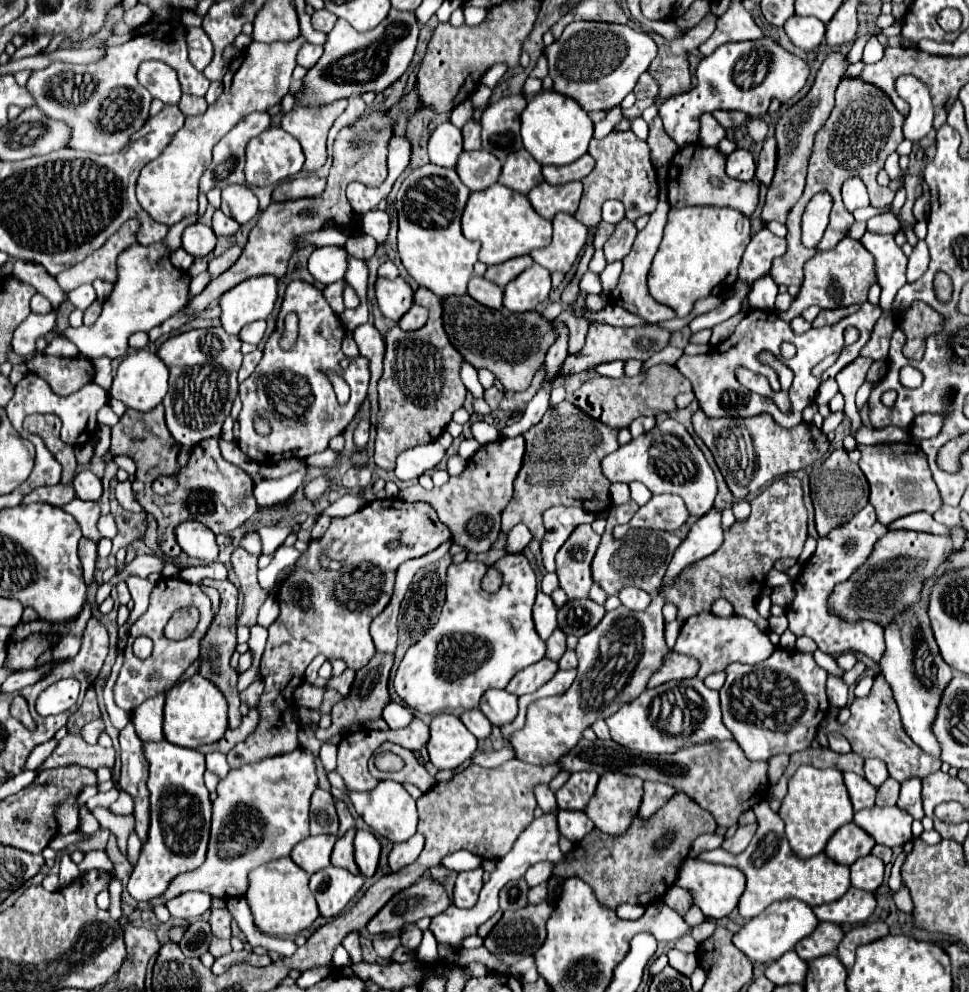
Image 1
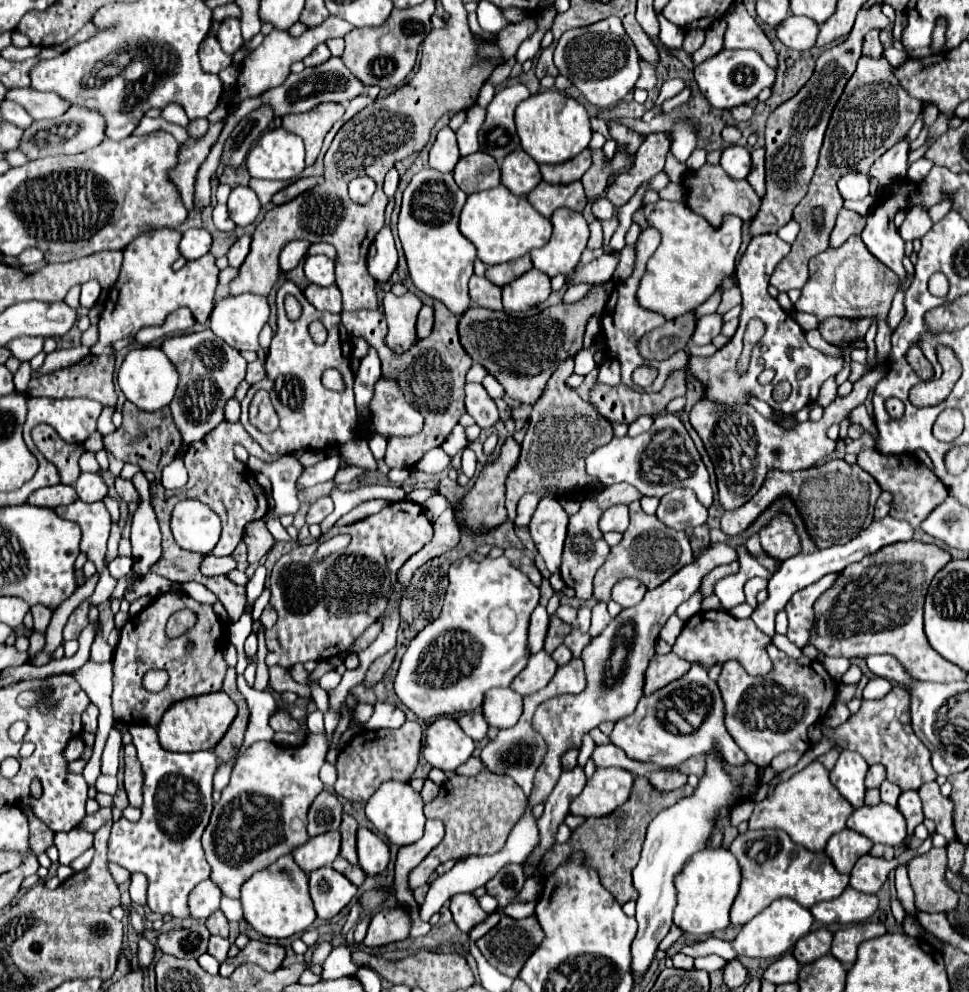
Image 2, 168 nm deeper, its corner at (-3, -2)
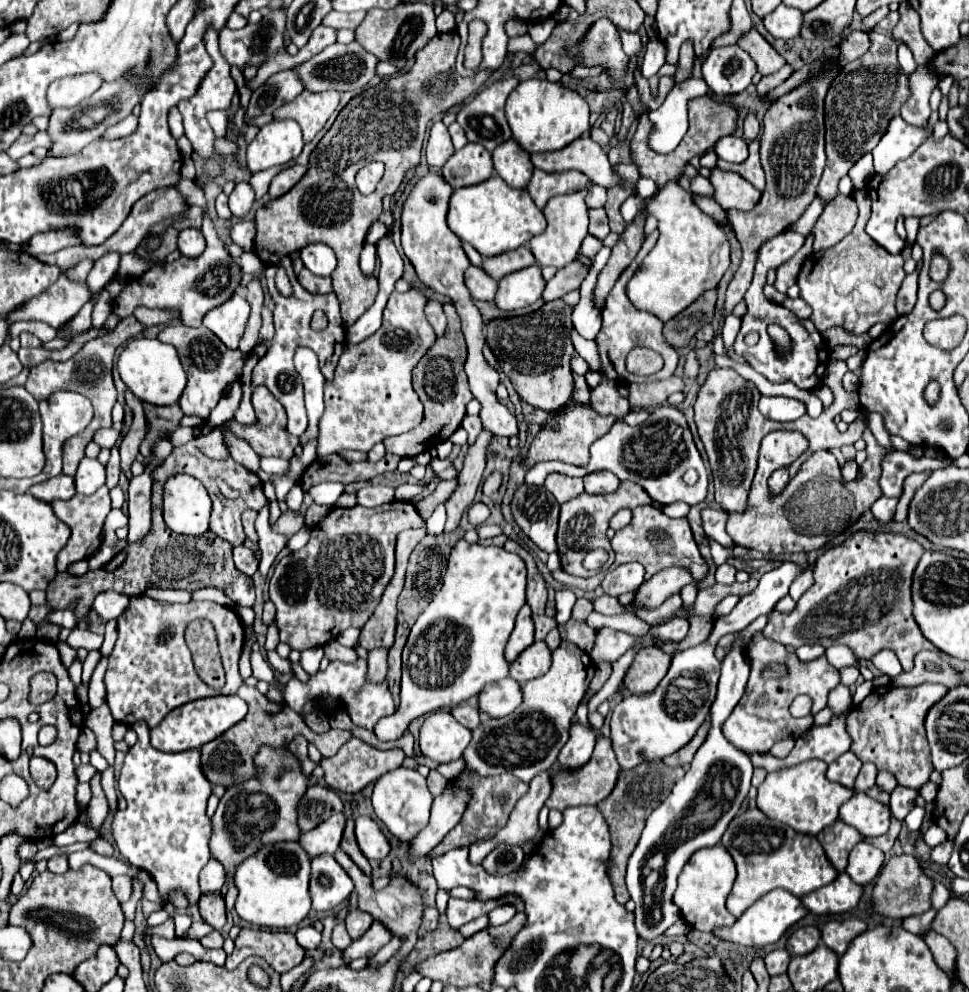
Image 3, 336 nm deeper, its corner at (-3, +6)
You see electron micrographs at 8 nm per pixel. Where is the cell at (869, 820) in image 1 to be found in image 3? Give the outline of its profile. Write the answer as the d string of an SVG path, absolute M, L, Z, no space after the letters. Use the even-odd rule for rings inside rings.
M860 792L840 806L840 820L854 826L866 838L886 834L890 828L890 818L890 806Z

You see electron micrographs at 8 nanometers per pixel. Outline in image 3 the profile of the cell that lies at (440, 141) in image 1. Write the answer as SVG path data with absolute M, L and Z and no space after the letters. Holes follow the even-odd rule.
M436 120L430 130L430 140L426 146L426 158L428 164L434 168L442 168L444 162L454 154L454 146L448 134L448 126L444 126L442 120Z

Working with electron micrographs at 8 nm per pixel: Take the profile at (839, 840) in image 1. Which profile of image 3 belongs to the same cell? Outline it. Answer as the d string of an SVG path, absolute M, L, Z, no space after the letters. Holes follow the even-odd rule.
M836 820L832 826L828 826L826 830L822 830L818 834L818 840L828 856L828 860L832 862L832 866L838 872L844 872L846 864L848 864L848 854L850 850L864 840L864 836L854 828L848 826L842 820Z

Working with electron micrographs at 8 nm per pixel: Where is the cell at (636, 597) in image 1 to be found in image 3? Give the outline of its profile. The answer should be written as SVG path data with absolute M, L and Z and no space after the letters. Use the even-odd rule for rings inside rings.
M638 562L622 564L610 570L602 582L602 588L610 596L620 596L624 592L634 592L644 582L644 568Z

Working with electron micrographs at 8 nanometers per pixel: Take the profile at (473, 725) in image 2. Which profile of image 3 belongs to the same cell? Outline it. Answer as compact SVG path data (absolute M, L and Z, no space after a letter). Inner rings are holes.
M466 704L454 706L454 708L452 708L452 716L454 716L462 726L466 726L466 728L470 728L470 730L478 728L478 724L480 724L478 708L472 708L472 706L466 706Z

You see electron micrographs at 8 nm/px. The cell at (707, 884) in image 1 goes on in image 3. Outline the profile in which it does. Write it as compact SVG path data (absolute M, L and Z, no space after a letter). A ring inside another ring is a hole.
M720 844L694 852L694 856L688 860L682 874L678 876L678 888L674 894L674 904L680 908L686 924L702 932L714 932L718 928L732 926L736 918L728 912L726 898L730 894L734 878L736 878L734 860Z

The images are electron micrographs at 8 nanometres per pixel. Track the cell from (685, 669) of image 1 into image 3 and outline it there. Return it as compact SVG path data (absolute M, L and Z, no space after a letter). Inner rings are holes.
M654 646L642 648L624 676L628 692L630 694L652 692L656 684L660 684L660 680L666 676L670 668L670 660L672 660L672 654L666 654L660 648L654 648Z

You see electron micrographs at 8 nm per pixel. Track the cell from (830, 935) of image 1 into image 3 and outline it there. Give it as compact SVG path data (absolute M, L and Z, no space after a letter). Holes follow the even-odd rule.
M802 926L794 930L786 942L786 950L792 956L810 954L820 944L820 930L816 926Z

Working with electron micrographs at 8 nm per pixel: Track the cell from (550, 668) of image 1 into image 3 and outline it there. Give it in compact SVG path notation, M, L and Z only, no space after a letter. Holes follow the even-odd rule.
M534 642L510 664L510 678L514 678L520 684L526 684L528 680L546 674L550 664L552 664L552 652L546 646L546 642Z

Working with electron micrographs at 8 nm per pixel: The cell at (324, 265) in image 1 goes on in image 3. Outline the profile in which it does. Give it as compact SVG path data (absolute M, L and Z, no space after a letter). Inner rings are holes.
M310 244L300 250L304 266L316 276L330 276L336 268L336 256L326 244Z

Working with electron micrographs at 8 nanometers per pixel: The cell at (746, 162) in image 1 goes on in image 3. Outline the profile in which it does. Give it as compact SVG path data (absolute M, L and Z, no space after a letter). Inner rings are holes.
M734 134L730 136L724 136L716 142L714 146L714 152L718 154L720 160L726 160L726 162L744 162L748 158L748 146L746 146L746 140L744 138L738 138Z

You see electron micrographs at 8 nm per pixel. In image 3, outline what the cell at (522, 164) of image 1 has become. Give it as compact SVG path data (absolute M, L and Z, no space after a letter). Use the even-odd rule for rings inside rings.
M508 140L502 146L498 146L494 152L494 170L496 174L512 188L526 188L532 172L534 172L534 164L530 160L530 154L520 148L520 144L516 144L516 140Z

